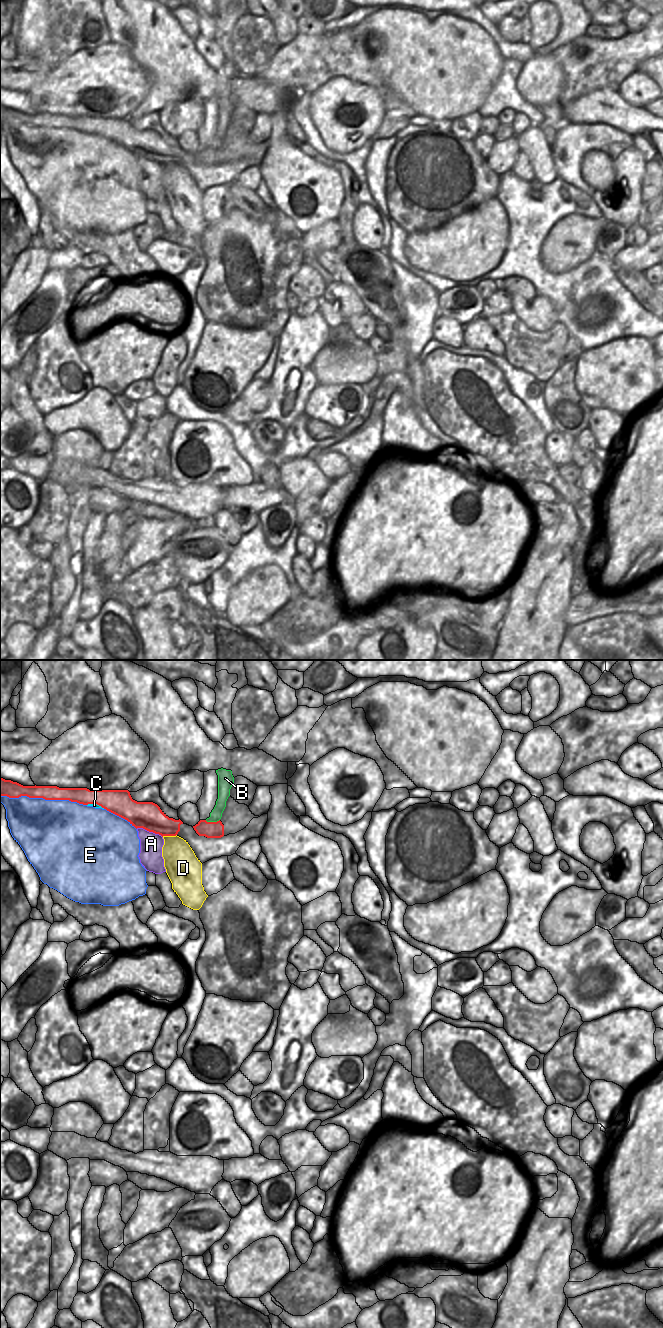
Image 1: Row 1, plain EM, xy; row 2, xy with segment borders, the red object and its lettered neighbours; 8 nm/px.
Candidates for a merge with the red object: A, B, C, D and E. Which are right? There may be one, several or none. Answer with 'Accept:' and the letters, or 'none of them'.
Accept: none of them

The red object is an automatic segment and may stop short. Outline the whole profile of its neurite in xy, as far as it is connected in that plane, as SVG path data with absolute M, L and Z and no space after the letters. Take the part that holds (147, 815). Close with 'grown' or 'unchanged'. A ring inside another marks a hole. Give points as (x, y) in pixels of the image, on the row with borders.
M0 777L0 796L69 800L79 804L97 804L127 820L132 826L163 836L176 836L183 822L169 818L153 802L137 802L128 790L89 790L87 788L59 788L57 786L23 786Z; unchanged

